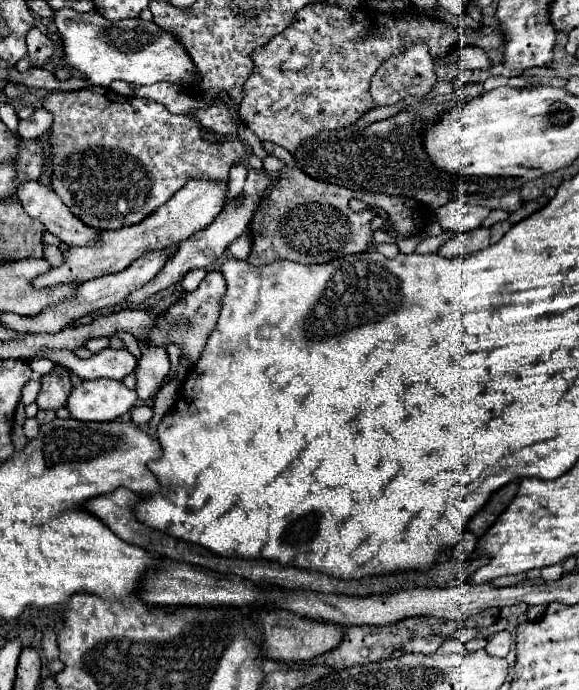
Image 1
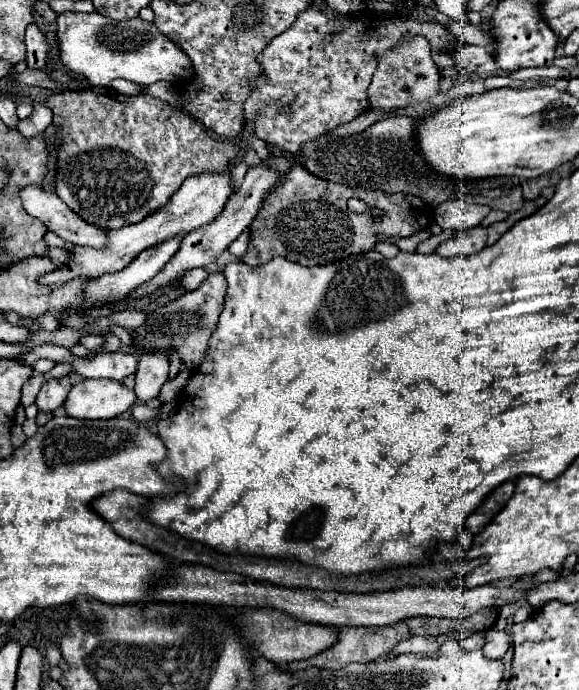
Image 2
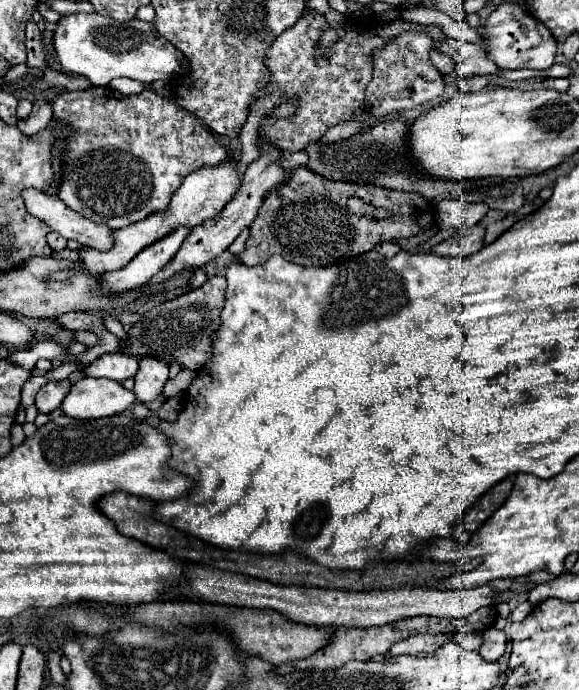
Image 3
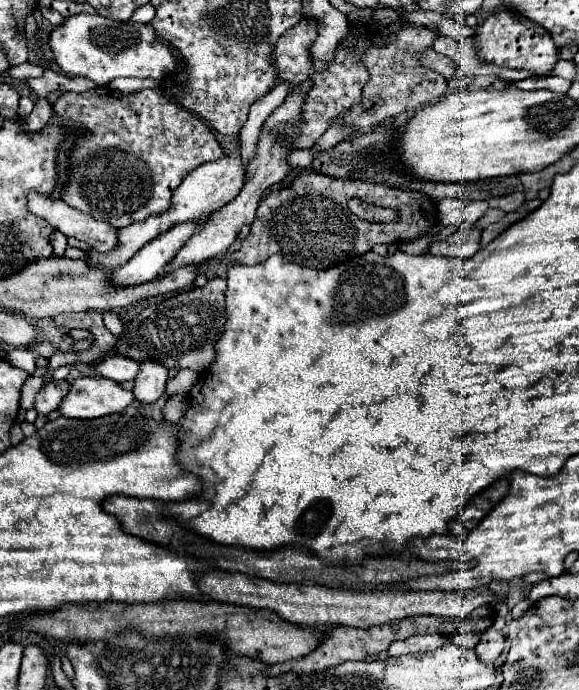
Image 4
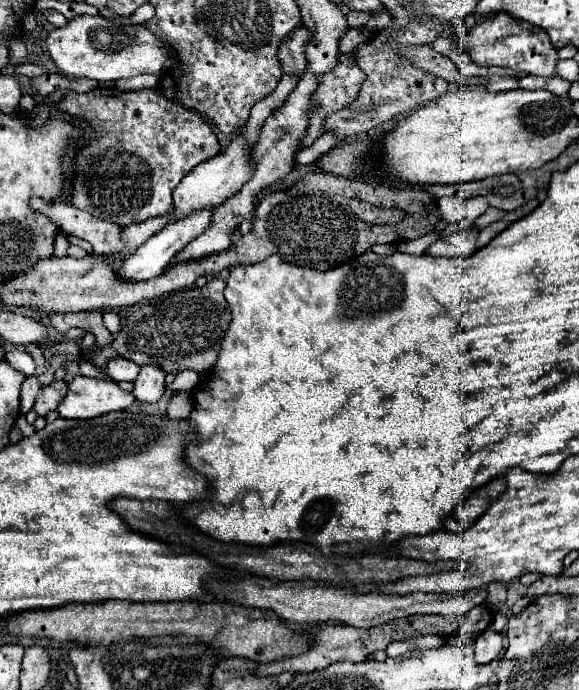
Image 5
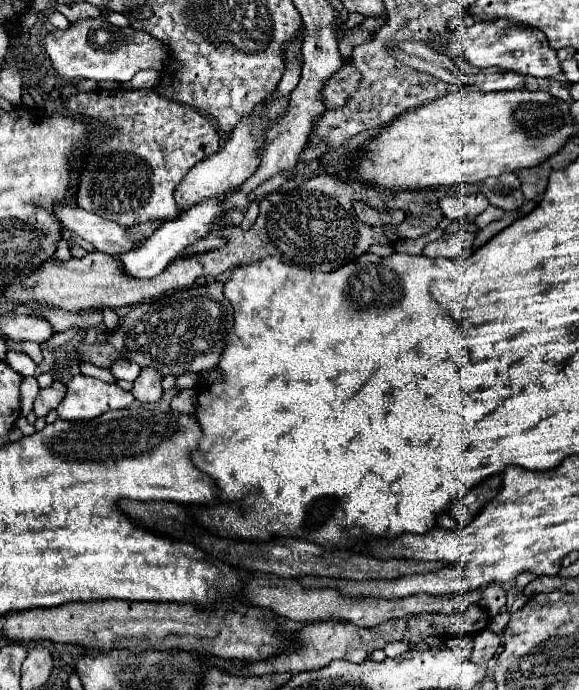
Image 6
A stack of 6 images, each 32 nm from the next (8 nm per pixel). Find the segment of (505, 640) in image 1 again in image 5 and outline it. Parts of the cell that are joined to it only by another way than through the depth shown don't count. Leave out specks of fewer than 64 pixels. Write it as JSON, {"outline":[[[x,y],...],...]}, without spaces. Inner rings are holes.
{"outline":[[[488,628],[486,632],[482,632],[474,644],[474,652],[476,652],[476,662],[480,664],[490,664],[498,658],[502,650],[502,634],[494,632],[492,628]]]}

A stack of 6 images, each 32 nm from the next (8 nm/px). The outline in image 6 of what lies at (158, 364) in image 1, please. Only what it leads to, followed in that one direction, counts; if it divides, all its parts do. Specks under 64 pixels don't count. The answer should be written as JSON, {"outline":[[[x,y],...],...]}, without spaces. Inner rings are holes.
{"outline":[[[142,368],[140,376],[134,382],[132,394],[136,400],[140,402],[158,402],[162,396],[162,378],[160,372],[152,370],[152,368]]]}

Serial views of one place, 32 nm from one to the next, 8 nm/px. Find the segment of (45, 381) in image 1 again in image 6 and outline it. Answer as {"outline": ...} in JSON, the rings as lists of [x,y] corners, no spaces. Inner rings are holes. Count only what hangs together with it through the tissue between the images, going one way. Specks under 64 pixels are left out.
{"outline":[[[54,380],[52,386],[48,388],[42,388],[36,396],[36,402],[34,402],[34,414],[44,418],[50,410],[54,410],[62,398],[66,396],[66,386],[60,382],[60,380]]]}

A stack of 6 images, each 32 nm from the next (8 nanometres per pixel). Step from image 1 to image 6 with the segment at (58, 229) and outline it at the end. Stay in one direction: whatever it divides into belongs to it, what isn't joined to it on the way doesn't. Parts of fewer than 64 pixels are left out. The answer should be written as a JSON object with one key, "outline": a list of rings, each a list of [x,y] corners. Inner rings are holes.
{"outline":[[[56,204],[52,208],[52,214],[56,220],[60,220],[64,230],[70,230],[72,234],[88,240],[94,250],[120,256],[124,252],[130,252],[134,248],[132,240],[128,238],[128,228],[114,224],[110,220],[104,220],[100,216],[94,216],[92,212],[86,212],[78,206],[66,206]]]}

